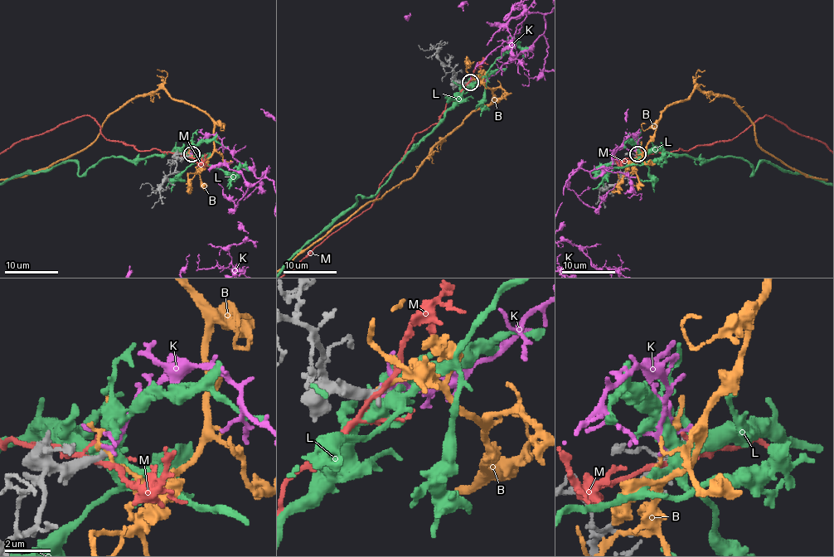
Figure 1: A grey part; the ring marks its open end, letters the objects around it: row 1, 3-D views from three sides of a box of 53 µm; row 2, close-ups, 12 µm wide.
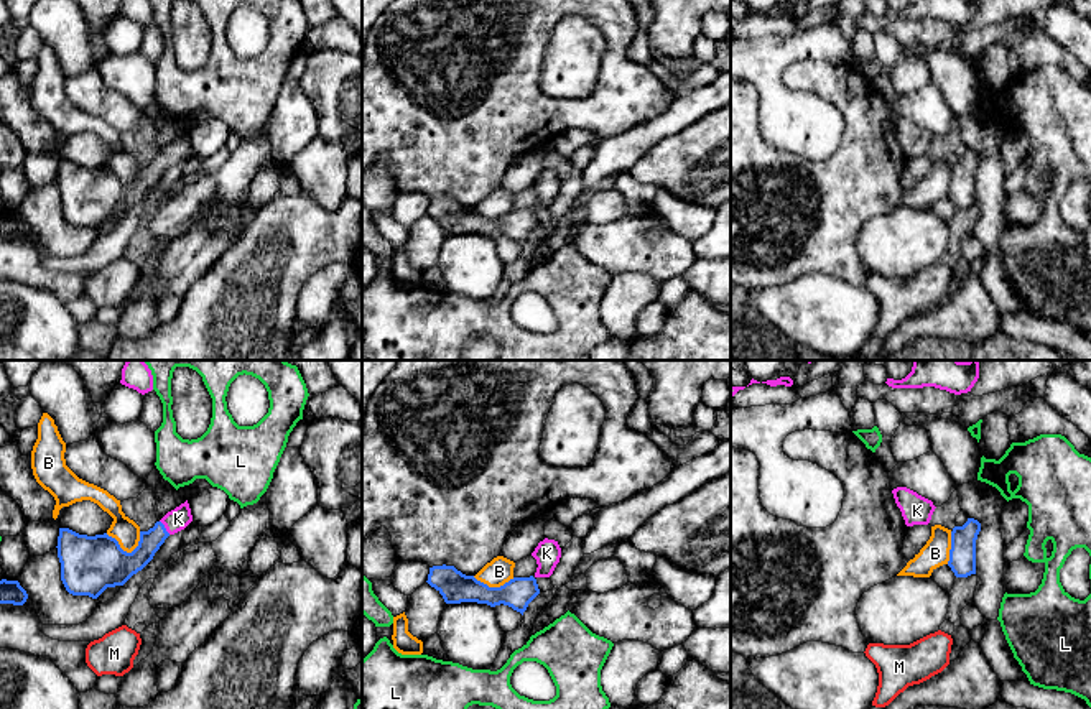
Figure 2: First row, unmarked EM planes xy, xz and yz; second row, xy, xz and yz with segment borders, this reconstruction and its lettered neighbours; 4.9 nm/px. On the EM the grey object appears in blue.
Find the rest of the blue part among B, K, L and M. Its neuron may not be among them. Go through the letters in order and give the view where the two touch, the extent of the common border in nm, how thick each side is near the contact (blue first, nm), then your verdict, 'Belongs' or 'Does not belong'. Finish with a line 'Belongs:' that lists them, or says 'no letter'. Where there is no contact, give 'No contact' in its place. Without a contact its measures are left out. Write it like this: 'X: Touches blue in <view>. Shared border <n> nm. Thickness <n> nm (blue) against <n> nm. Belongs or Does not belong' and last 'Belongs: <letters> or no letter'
B: Touches blue in xy. Shared border 180 nm. Thickness 280 nm (blue) against 120 nm. Does not belong
K: Touches blue in xy. Shared border 90 nm. Thickness 110 nm (blue) against 110 nm. Belongs
L: No contact. Does not belong
M: No contact. Does not belong
Belongs: K

